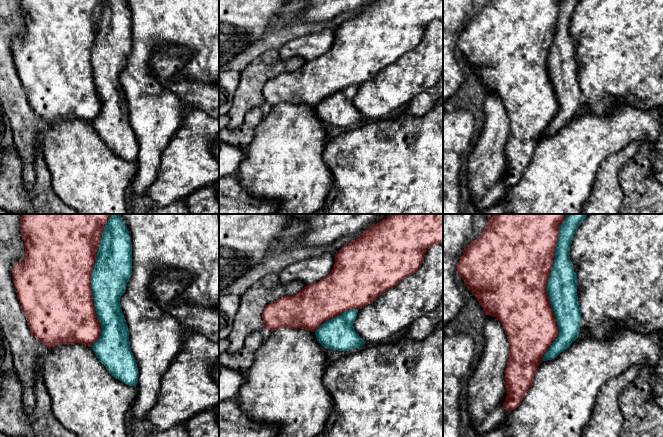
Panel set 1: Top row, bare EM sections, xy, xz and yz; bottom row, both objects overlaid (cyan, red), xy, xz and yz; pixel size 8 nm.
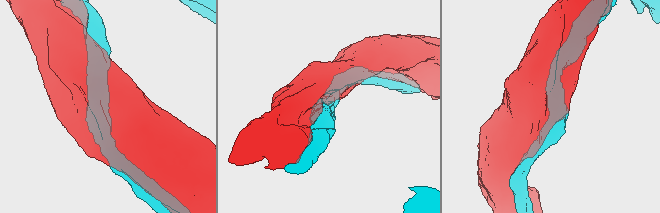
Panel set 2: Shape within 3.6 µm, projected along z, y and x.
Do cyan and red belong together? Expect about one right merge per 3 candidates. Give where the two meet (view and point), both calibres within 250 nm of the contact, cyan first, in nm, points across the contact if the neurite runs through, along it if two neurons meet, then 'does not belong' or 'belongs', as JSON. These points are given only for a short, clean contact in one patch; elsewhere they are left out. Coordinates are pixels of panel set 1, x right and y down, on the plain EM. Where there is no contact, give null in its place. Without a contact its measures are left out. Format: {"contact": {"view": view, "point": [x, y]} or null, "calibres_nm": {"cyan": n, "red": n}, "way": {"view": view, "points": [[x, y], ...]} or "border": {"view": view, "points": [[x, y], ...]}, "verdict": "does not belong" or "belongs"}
{"contact": {"view": "yz", "point": [547, 68]}, "calibres_nm": {"cyan": 240, "red": 500}, "verdict": "belongs"}

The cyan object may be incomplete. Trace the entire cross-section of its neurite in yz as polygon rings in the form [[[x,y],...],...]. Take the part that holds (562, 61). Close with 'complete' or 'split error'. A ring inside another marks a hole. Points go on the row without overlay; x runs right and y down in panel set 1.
[[[487,0],[482,10],[471,17],[464,25],[463,30],[457,40],[457,48],[464,56],[466,63],[474,70],[477,77],[482,82],[485,91],[496,93],[504,104],[510,121],[509,135],[505,145],[505,164],[507,172],[503,179],[505,187],[516,185],[522,178],[525,170],[529,167],[536,151],[537,144],[543,137],[556,134],[565,127],[578,114],[580,106],[581,84],[578,80],[577,72],[577,50],[574,48],[573,40],[570,36],[570,22],[578,3],[581,0]]]; split error

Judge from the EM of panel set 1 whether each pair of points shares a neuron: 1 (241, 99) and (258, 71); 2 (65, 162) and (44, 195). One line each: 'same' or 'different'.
1: same
2: different

